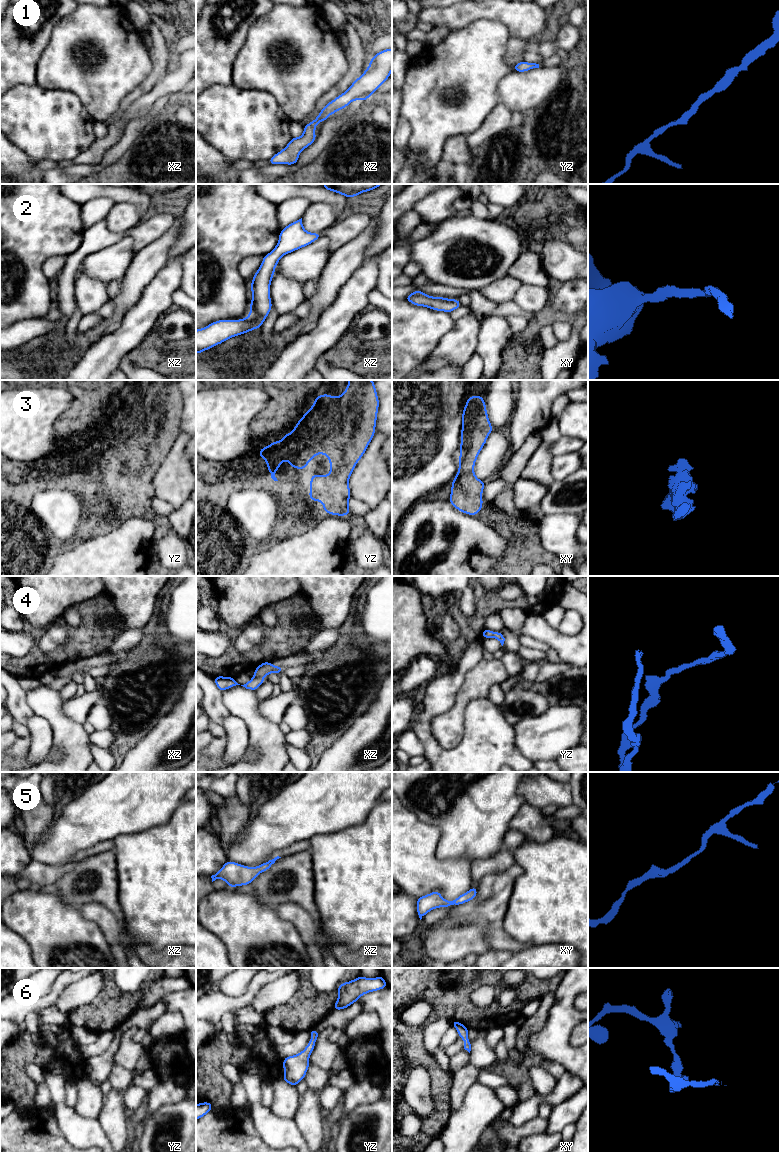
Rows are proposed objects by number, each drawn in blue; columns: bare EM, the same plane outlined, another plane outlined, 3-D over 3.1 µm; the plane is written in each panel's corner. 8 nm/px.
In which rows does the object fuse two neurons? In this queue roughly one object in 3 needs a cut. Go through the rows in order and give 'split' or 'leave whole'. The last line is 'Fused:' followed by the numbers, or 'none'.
1: leave whole
2: leave whole
3: leave whole
4: leave whole
5: leave whole
6: leave whole
Fused: none

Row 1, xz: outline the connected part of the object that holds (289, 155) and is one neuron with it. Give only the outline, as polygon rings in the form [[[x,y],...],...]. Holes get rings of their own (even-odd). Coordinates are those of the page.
[[[392,49],[380,51],[370,59],[368,68],[349,89],[325,105],[315,120],[304,126],[304,133],[297,138],[292,137],[283,150],[269,159],[269,163],[296,164],[300,152],[316,140],[315,128],[318,123],[326,121],[329,115],[346,108],[354,100],[367,100],[390,77],[391,71]]]

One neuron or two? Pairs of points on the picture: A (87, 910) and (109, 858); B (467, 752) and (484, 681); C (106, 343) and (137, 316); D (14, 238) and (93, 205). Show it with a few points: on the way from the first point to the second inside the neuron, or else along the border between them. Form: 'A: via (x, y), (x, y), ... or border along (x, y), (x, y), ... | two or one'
A: border along (80, 908), (88, 903), (99, 902), (112, 912) | two
B: border along (488, 697), (471, 700), (466, 705), (463, 714) | two
C: via (114, 341), (131, 324) | one
D: border along (81, 205), (81, 220), (85, 229) | two

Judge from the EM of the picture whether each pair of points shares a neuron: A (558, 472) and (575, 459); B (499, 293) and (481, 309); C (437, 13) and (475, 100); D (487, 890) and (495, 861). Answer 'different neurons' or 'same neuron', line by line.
A: same neuron
B: different neurons
C: different neurons
D: different neurons

